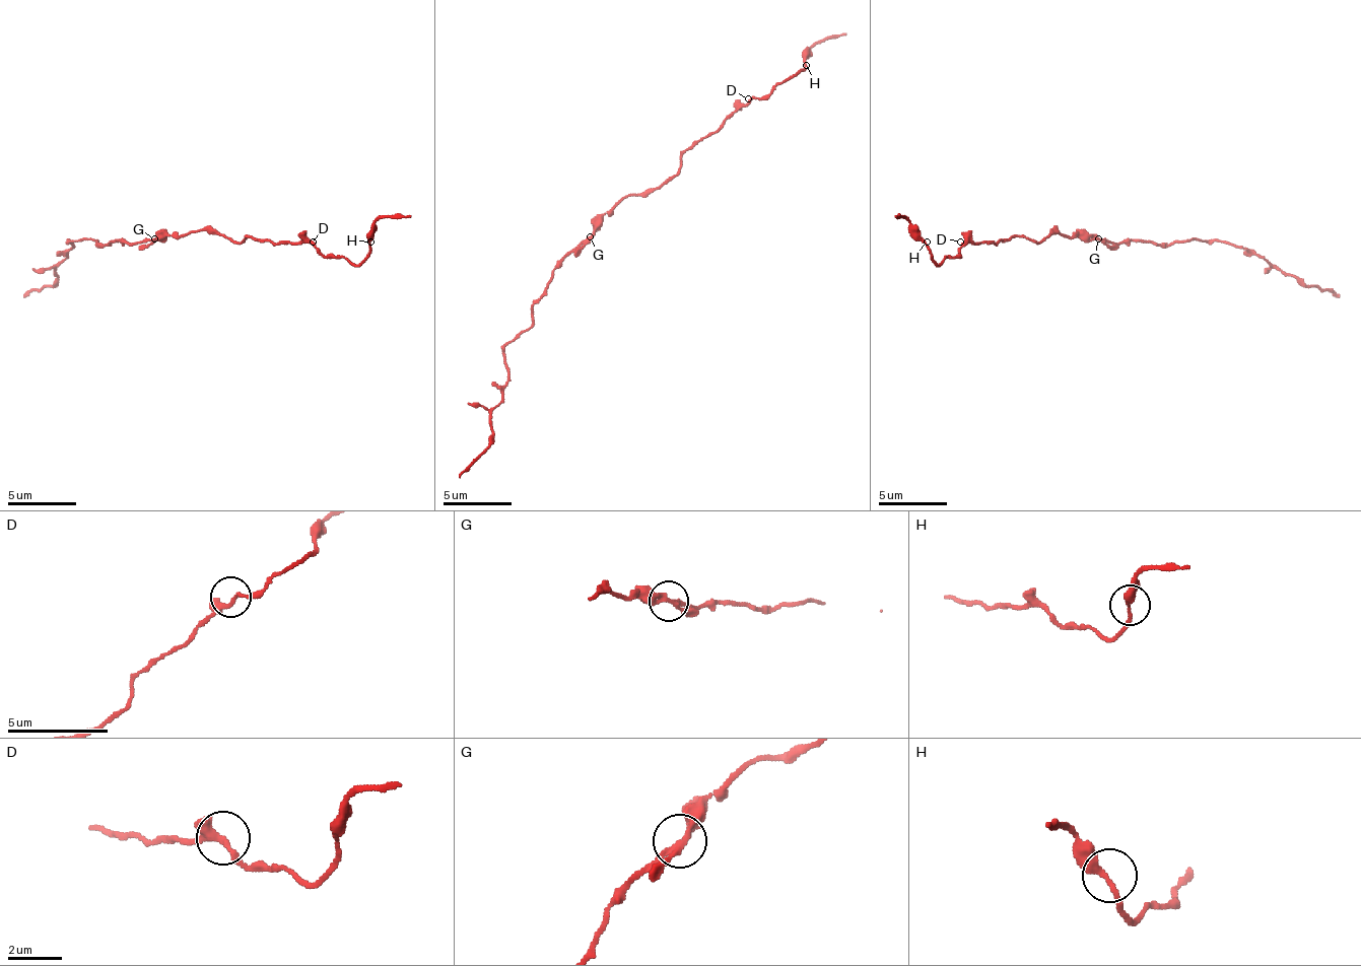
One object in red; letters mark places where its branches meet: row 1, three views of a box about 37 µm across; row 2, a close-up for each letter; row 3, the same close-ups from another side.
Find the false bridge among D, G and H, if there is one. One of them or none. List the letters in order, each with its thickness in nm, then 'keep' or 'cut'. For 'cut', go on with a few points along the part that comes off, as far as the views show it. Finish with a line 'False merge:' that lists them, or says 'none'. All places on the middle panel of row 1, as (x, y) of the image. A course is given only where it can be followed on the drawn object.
D: 240 nm | keep
G: 260 nm | keep
H: 240 nm | keep
False merge: none

